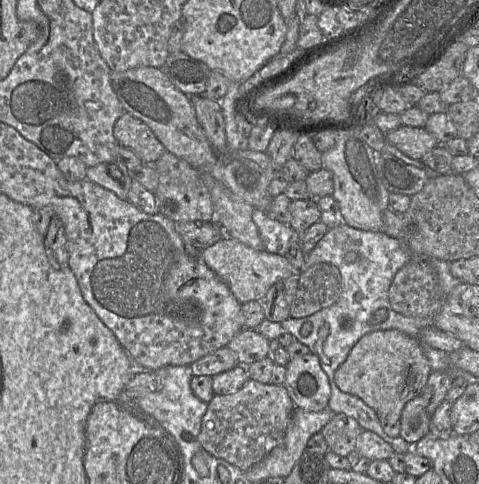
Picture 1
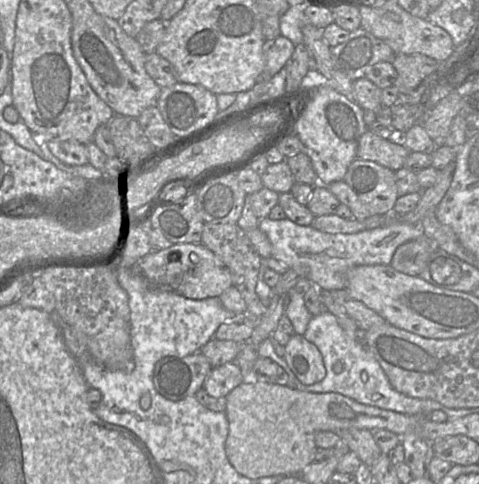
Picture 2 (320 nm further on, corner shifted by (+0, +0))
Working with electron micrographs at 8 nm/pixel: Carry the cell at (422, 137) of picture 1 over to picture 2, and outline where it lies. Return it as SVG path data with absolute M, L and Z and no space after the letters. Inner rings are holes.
M368 129L361 136L357 157L379 163L393 171L402 168L410 151L399 142L382 138Z

